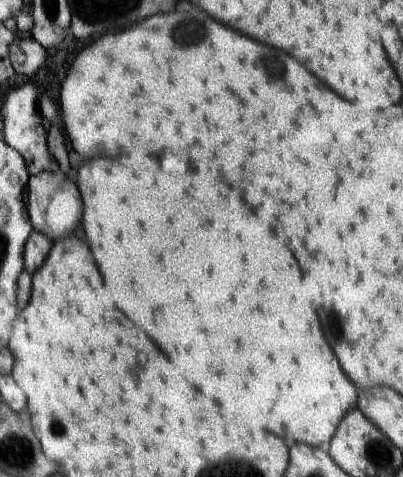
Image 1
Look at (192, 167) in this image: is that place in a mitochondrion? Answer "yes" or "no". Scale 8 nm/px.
no

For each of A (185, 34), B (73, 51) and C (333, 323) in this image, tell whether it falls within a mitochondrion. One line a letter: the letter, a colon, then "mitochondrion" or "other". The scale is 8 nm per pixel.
A: mitochondrion
B: other
C: mitochondrion

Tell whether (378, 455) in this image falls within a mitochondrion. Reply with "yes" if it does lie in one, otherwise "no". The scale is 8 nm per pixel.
yes

